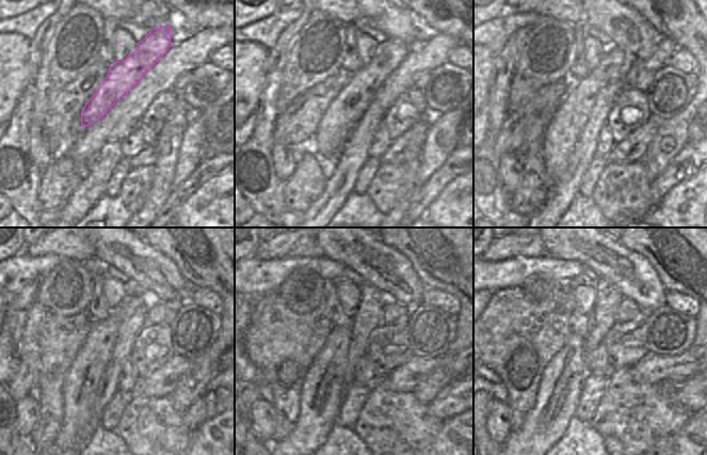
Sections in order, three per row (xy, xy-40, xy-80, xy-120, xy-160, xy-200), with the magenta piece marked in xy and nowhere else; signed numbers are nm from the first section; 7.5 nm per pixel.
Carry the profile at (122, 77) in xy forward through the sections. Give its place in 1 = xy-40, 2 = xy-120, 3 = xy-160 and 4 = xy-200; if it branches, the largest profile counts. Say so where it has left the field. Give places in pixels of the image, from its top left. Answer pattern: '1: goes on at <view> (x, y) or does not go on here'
1: goes on at xy-40 (352, 98)
2: goes on at xy-120 (83, 377)
3: goes on at xy-160 (323, 387)
4: goes on at xy-200 (559, 393)

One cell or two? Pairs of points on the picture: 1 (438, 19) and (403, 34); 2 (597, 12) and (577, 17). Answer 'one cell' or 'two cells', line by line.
1: two cells
2: two cells

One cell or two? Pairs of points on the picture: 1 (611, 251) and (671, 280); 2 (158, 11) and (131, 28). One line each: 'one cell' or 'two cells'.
1: two cells
2: two cells

